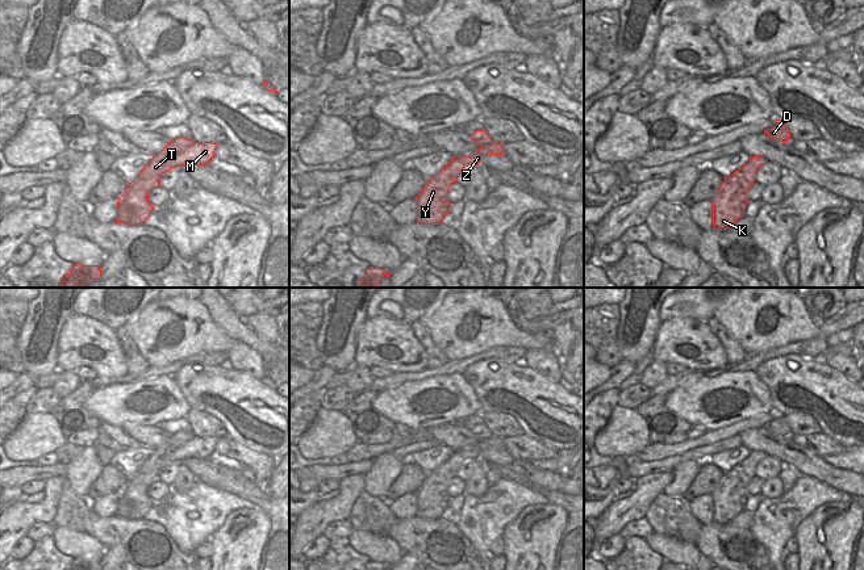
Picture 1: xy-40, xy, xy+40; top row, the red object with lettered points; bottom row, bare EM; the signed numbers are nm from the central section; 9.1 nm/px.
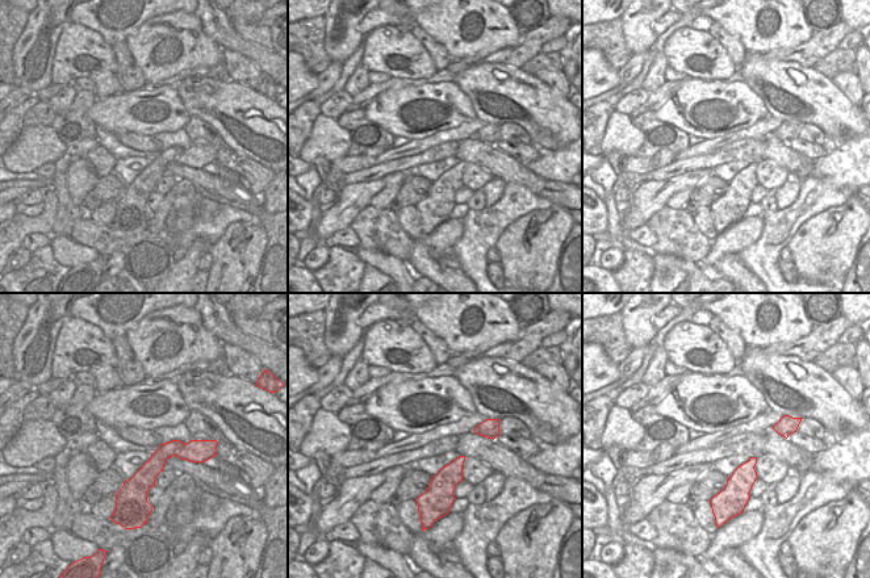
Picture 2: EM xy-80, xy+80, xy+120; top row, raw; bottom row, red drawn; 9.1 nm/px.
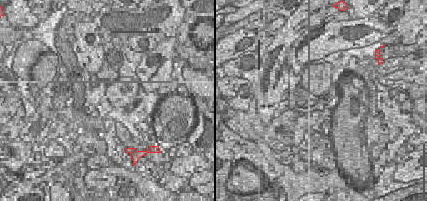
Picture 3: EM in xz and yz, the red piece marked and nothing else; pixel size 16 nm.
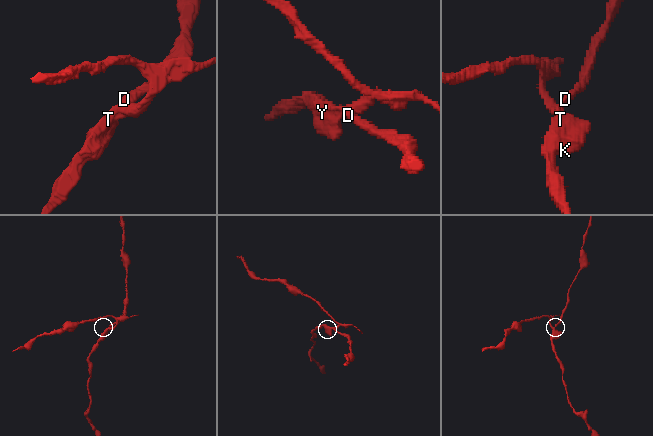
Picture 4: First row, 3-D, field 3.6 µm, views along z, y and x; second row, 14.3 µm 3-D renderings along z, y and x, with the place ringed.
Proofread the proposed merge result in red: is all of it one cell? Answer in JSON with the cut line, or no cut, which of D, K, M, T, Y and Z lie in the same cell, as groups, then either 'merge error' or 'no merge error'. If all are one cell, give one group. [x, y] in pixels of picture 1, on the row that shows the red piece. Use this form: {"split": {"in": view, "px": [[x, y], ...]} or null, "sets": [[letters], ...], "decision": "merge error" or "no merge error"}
{"split": {"in": "xy-40", "px": [[195, 142], [186, 147], [170, 167]]}, "sets": [["D", "K", "T", "Y"], ["M", "Z"]], "decision": "merge error"}

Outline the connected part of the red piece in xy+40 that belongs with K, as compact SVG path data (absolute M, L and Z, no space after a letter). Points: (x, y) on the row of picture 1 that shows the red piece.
M751 156L750 162L726 177L713 202L713 227L729 230L744 215L748 204L746 197L750 186L755 183L759 167L765 162L761 156Z

